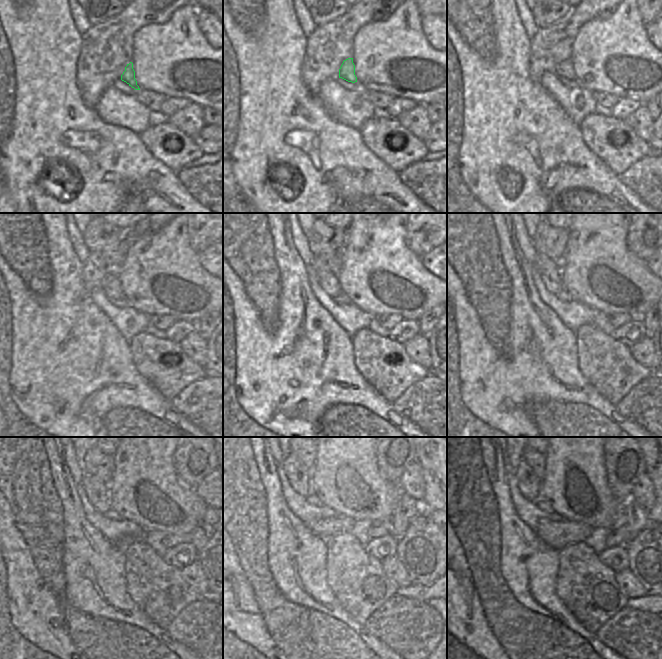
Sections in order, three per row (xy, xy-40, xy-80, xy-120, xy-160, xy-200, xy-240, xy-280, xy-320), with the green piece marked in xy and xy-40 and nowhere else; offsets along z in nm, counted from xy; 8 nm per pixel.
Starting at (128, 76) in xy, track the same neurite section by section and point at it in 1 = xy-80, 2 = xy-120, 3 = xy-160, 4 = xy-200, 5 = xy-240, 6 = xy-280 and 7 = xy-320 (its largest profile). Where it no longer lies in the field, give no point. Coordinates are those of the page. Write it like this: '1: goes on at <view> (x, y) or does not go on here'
1: goes on at xy-80 (565, 69)
2: goes on at xy-120 (111, 286)
3: goes on at xy-160 (328, 280)
4: goes on at xy-200 (550, 274)
5: goes on at xy-240 (99, 493)
6: goes on at xy-280 (295, 471)
7: goes on at xy-320 (529, 485)

